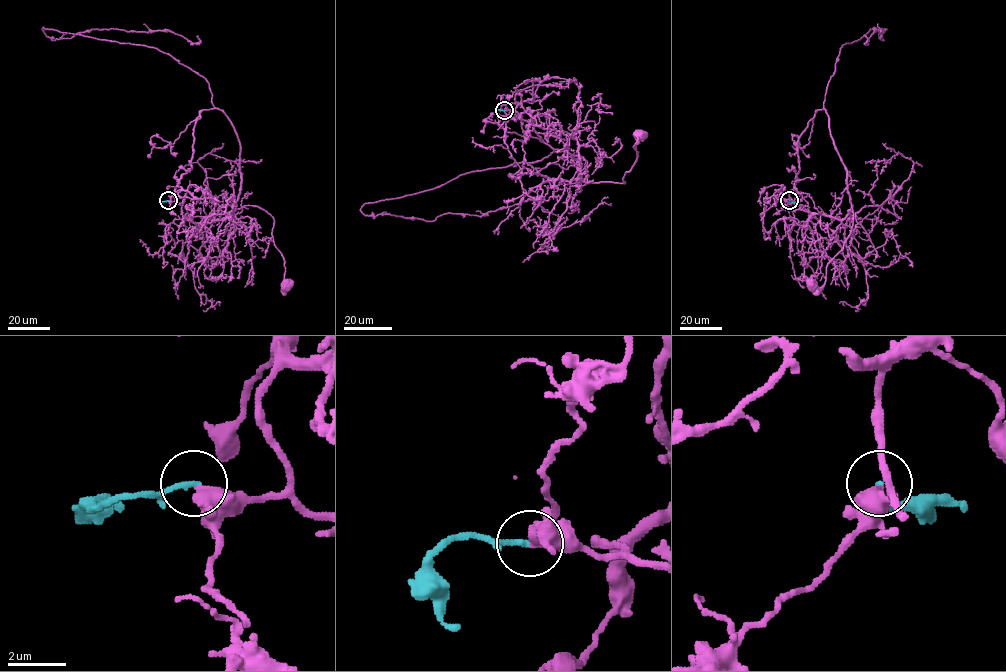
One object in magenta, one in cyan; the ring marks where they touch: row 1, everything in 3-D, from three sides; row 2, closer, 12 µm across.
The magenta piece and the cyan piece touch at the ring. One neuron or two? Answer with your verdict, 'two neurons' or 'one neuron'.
one neuron

